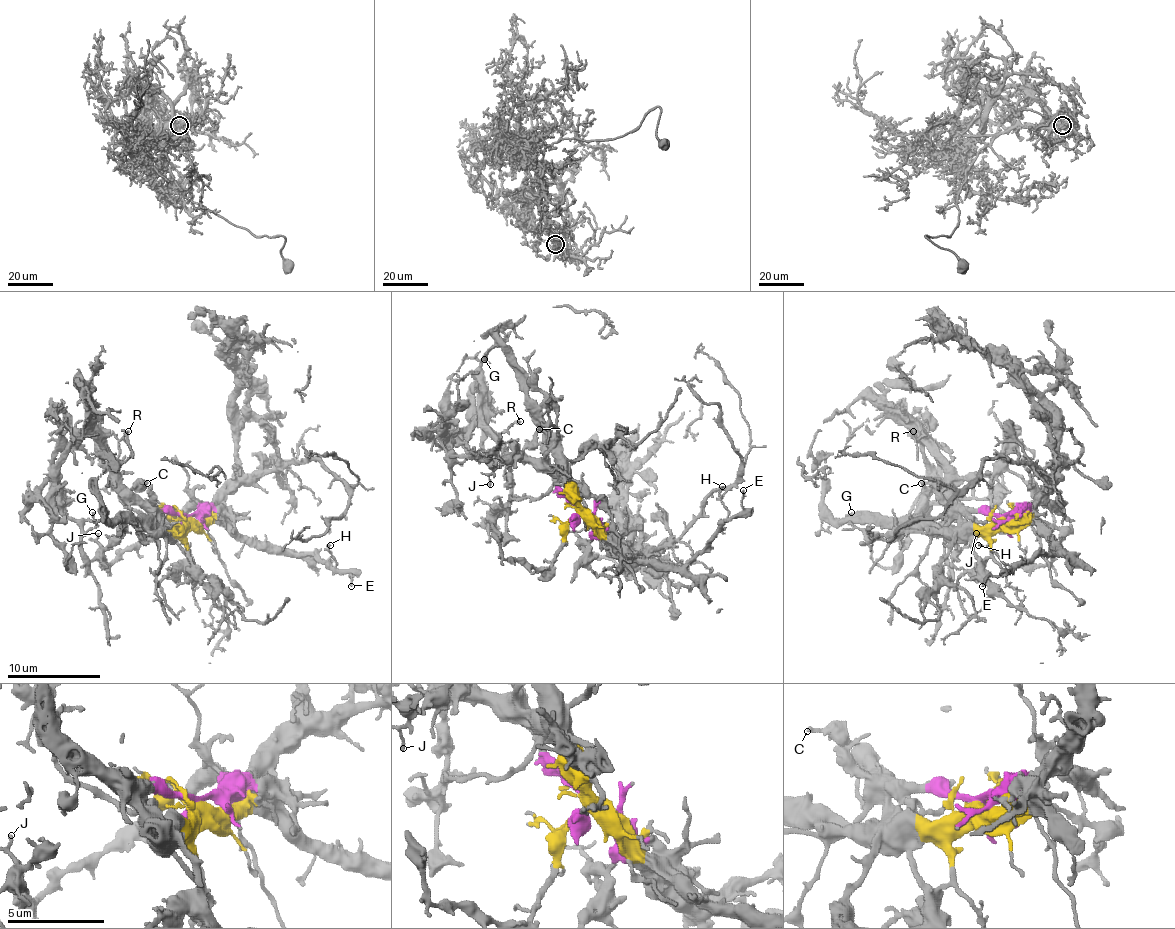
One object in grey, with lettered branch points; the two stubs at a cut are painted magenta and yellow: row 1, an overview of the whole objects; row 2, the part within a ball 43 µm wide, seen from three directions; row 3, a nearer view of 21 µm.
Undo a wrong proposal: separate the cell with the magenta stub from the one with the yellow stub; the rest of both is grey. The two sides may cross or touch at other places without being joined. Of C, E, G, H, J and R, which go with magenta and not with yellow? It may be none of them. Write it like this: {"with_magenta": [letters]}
{"with_magenta": ["C", "J", "R"]}

